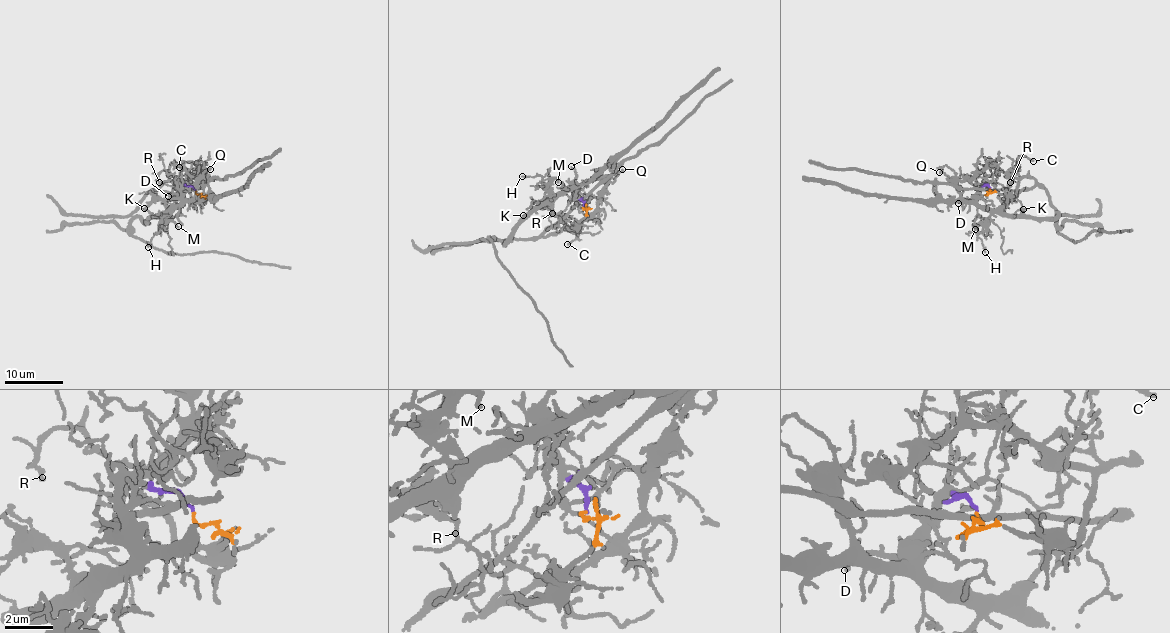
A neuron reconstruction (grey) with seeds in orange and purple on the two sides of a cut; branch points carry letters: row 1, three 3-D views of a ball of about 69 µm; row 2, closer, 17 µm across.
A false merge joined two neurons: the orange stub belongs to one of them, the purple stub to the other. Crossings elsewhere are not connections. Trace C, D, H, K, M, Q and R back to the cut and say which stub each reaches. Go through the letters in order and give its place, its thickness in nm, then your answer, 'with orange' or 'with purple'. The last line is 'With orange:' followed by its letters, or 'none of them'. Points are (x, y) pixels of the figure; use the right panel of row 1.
C: at (1033, 161); 160 nm thick; with orange
D: at (958, 203); 140 nm thick; with purple
H: at (985, 252); 150 nm thick; with purple
K: at (1023, 209); 110 nm thick; with purple
M: at (975, 229); 100 nm thick; with purple
Q: at (939, 172); 100 nm thick; with purple
R: at (1010, 182); 120 nm thick; with orange
With orange: C, R

